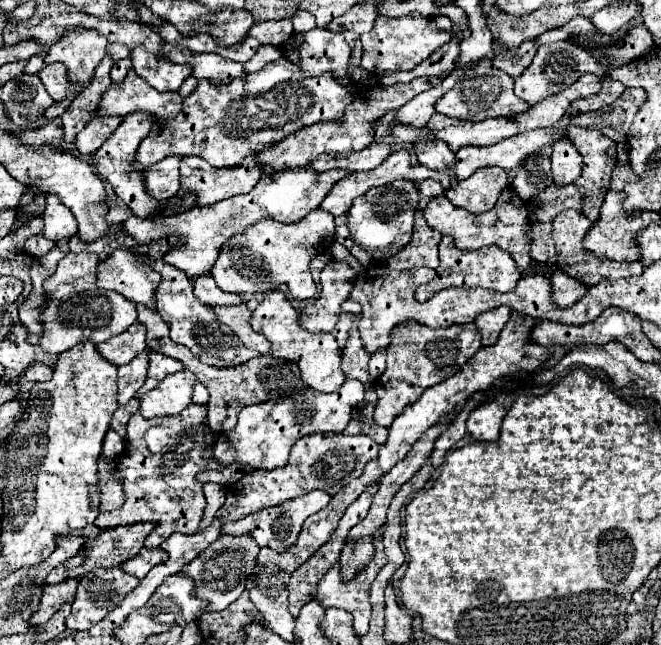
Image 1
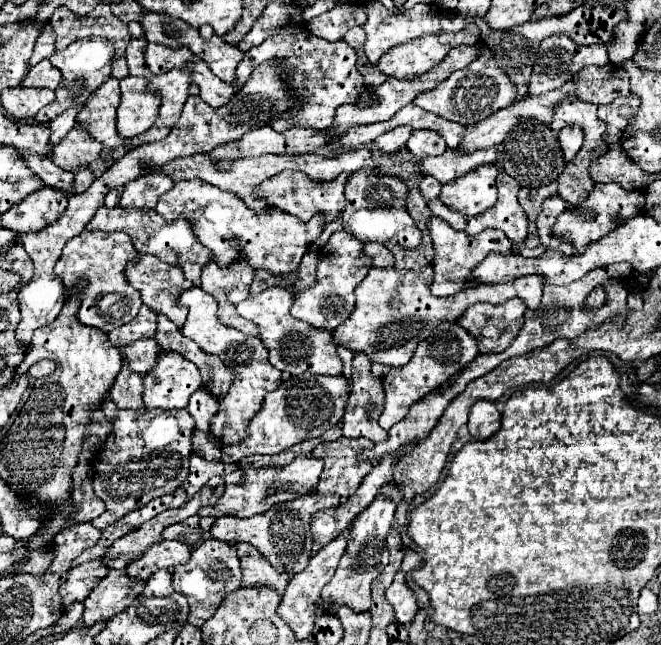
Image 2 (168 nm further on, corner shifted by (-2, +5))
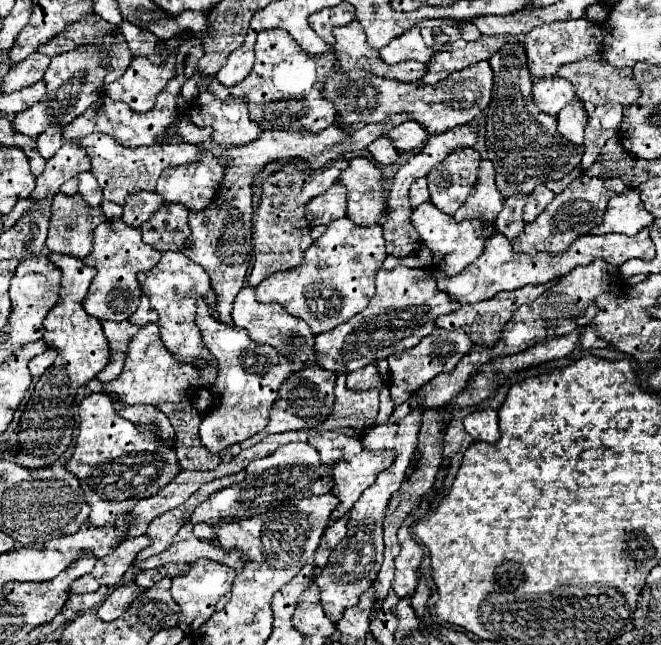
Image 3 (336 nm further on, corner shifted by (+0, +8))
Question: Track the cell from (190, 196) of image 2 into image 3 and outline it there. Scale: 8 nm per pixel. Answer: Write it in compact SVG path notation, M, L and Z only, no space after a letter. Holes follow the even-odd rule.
M206 151L204 159L200 163L190 163L188 167L164 169L158 179L156 193L162 197L164 203L180 203L188 211L200 213L218 201L218 195L222 191L222 181L224 181L224 167L222 167L220 159L216 159L210 151Z

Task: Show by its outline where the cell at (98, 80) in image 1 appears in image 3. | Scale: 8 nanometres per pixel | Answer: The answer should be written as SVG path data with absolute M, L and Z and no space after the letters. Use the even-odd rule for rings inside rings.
M48 125L44 133L38 135L38 151L44 159L50 159L62 143L62 127L60 125Z

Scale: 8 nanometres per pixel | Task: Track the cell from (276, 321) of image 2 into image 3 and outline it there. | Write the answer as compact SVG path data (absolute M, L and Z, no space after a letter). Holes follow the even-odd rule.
M246 285L236 295L232 317L234 317L234 325L238 325L238 327L242 327L242 329L246 329L250 333L252 341L276 347L276 351L282 357L286 357L296 367L302 367L306 363L314 363L318 359L318 353L314 349L314 333L308 327L308 323L302 321L302 319L298 319L298 317L288 315L280 303L270 303L270 305L258 303L254 287Z

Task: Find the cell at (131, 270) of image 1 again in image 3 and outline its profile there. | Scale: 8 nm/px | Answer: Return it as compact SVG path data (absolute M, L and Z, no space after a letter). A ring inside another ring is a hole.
M162 253L158 265L150 271L144 271L138 275L138 283L144 291L144 295L148 295L148 299L152 301L152 307L158 311L160 319L158 319L158 327L162 333L162 341L166 343L168 351L180 355L182 363L194 363L194 359L208 359L212 363L212 367L208 369L200 369L200 377L202 377L202 385L204 387L212 387L212 383L216 381L216 359L212 359L210 351L204 347L202 337L200 337L200 329L194 323L194 313L196 313L196 299L198 297L206 297L210 307L212 307L212 315L216 317L214 311L214 303L216 303L216 295L212 295L210 289L210 279L208 275L196 265L192 263L192 259L188 259L182 253Z

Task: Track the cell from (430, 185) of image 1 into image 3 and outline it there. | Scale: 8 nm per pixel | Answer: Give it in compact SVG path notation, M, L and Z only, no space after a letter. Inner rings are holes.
M422 177L422 179L416 179L410 187L410 203L412 207L418 207L420 203L426 203L430 201L430 191L428 191L428 179Z

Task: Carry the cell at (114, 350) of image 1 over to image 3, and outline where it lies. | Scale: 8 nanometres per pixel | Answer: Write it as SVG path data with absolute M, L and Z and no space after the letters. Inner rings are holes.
M142 295L140 307L136 309L136 313L132 313L132 317L130 317L128 321L134 323L134 325L140 325L140 327L144 327L144 325L148 325L148 323L156 323L156 321L158 321L158 311L152 309L148 297Z

